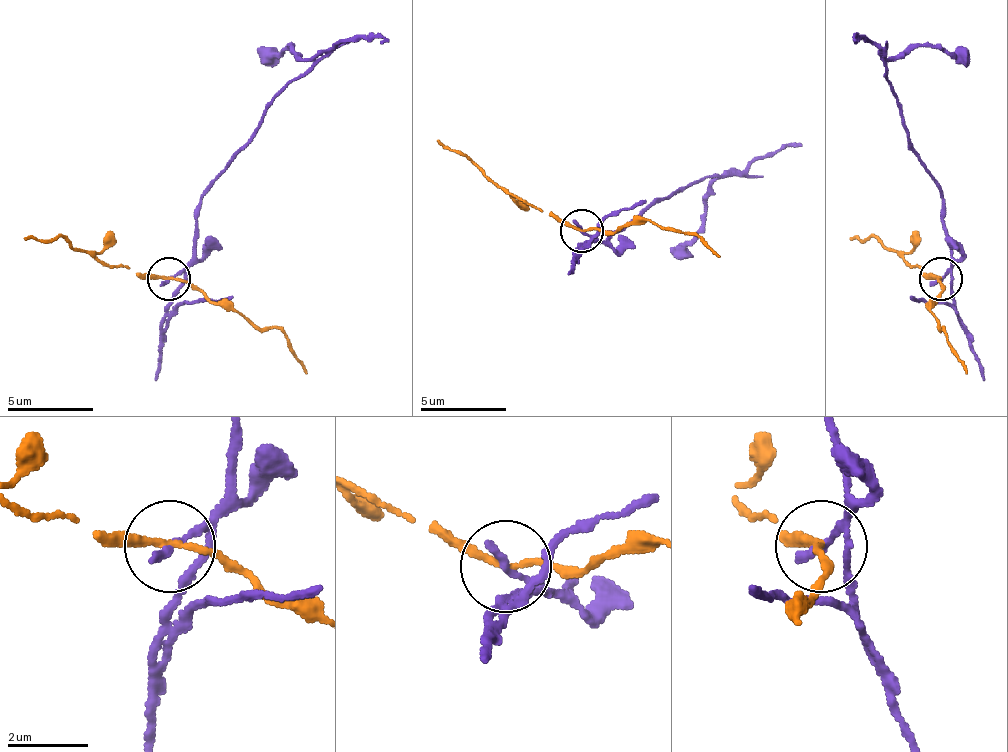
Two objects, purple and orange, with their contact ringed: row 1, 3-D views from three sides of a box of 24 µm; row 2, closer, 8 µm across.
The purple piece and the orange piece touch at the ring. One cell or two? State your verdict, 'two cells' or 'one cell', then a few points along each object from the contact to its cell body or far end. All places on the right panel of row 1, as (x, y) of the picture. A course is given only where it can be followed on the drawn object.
two cells; course purple (941, 280), (950, 254), (941, 185), (911, 146), (885, 64), (911, 47), (937, 47), (967, 64); course orange (941, 280), (933, 302), (941, 327), (967, 375)

